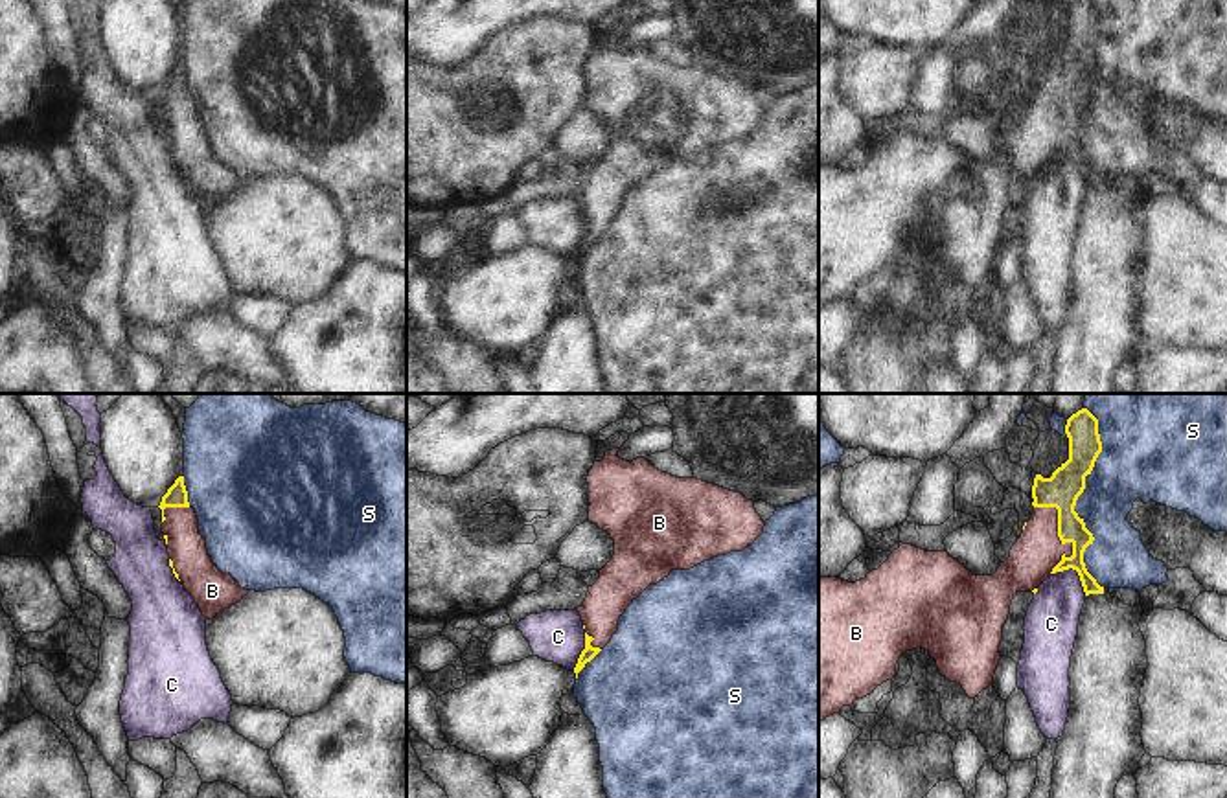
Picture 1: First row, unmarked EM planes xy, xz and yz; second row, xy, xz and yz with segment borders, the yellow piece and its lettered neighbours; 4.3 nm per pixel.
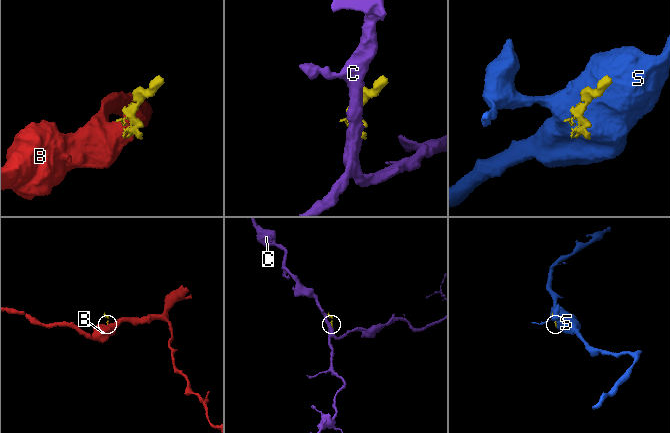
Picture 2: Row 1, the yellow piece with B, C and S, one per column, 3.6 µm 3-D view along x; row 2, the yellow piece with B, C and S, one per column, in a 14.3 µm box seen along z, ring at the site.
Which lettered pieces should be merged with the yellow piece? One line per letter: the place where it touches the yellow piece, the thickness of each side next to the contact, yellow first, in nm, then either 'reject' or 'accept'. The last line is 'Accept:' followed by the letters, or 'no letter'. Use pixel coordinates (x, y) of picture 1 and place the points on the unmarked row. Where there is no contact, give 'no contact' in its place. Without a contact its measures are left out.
B: meets yellow in yz at (1058, 124); 160 nm thick on the yellow side, 200 nm on the other; accept
C: meets yellow in yz at (1075, 157); 120 nm thick on the yellow side, 220 nm on the other; reject
S: meets yellow in yz at (1077, 87); 160 nm thick on the yellow side, 260 nm on the other; reject
Accept: B

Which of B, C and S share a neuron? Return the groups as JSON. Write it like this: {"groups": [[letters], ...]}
{"groups": [["B"], ["C"], ["S"]]}

